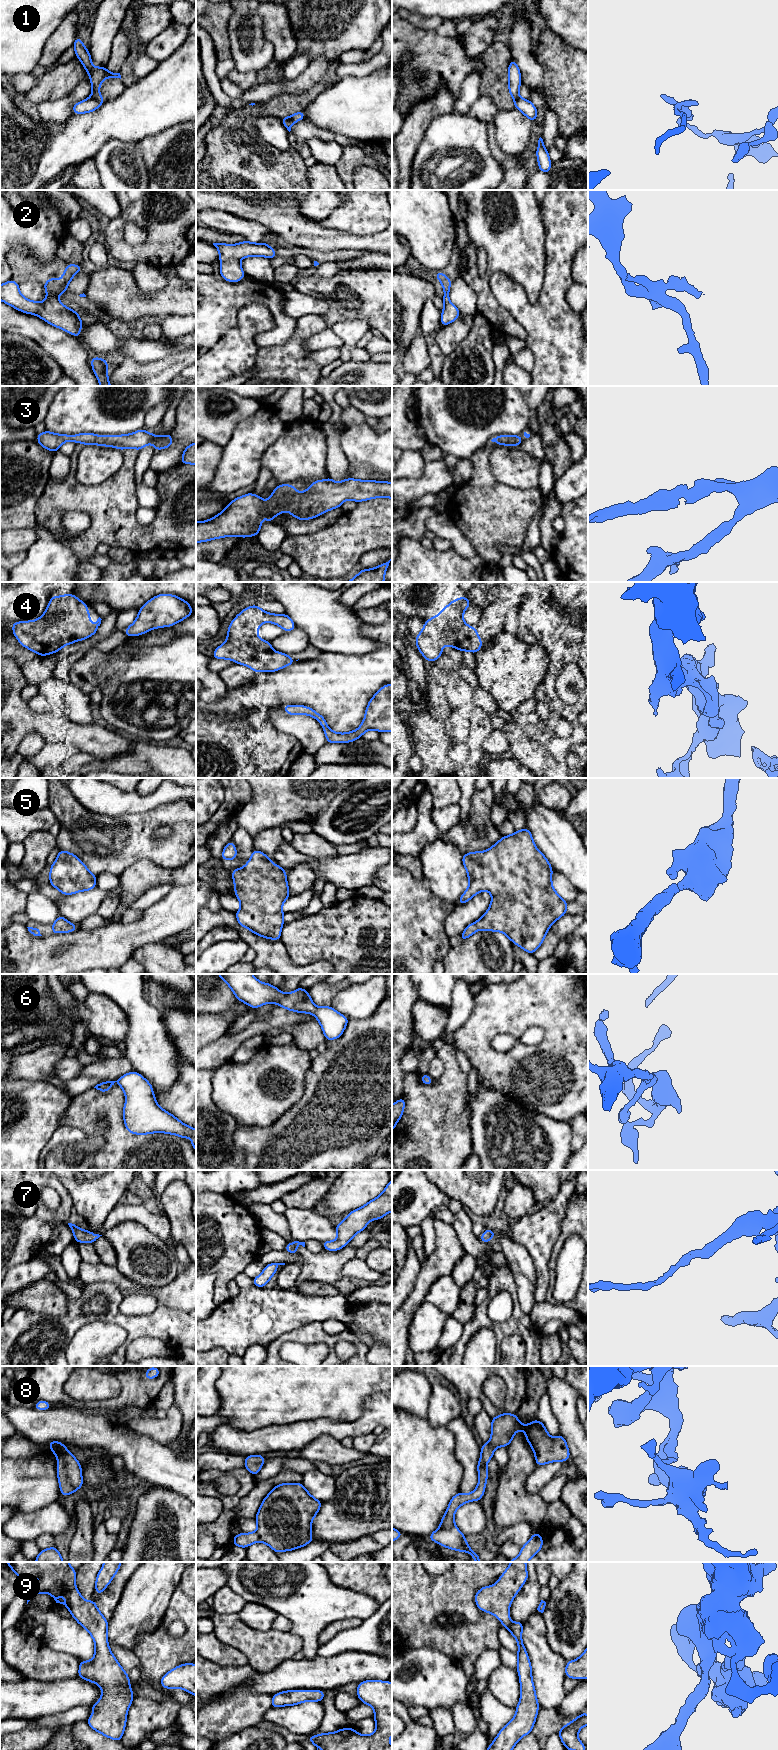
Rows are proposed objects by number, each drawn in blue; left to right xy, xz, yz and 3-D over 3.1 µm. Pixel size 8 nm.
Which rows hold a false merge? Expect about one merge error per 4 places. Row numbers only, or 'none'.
1

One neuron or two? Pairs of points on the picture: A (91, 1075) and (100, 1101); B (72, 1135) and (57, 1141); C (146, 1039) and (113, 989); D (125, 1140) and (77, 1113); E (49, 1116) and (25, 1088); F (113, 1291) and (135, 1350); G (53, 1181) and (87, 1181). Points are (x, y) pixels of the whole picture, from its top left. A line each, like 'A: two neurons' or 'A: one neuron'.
A: two neurons
B: one neuron
C: one neuron
D: one neuron
E: one neuron
F: two neurons
G: two neurons

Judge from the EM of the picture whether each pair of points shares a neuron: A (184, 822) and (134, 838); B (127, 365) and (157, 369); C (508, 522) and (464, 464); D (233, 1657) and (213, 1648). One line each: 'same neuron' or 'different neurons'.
A: same neuron
B: same neuron
C: different neurons
D: same neuron

